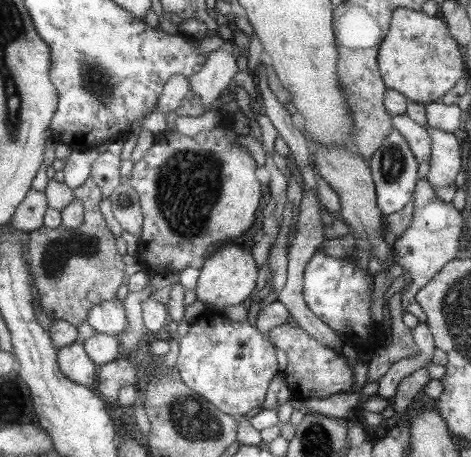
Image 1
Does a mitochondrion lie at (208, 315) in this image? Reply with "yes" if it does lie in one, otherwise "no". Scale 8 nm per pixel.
no

